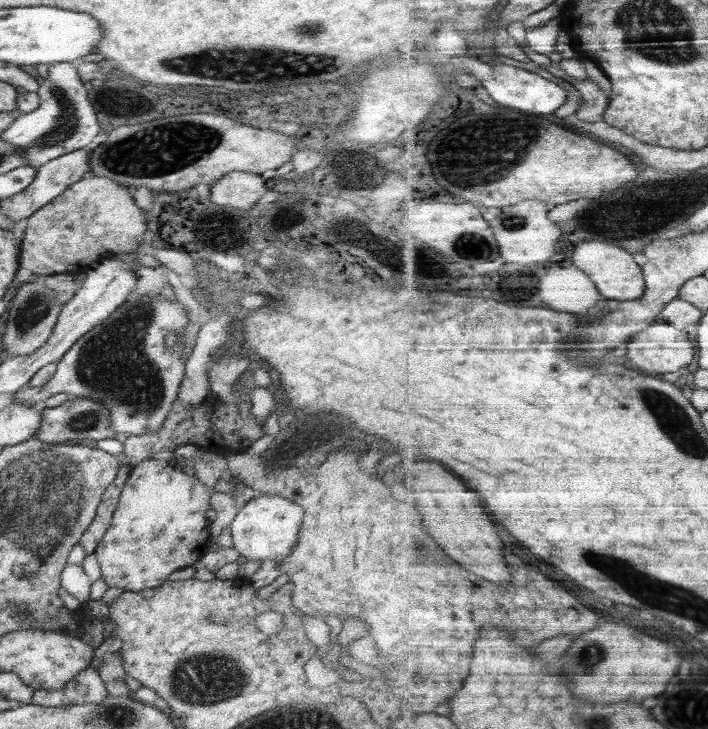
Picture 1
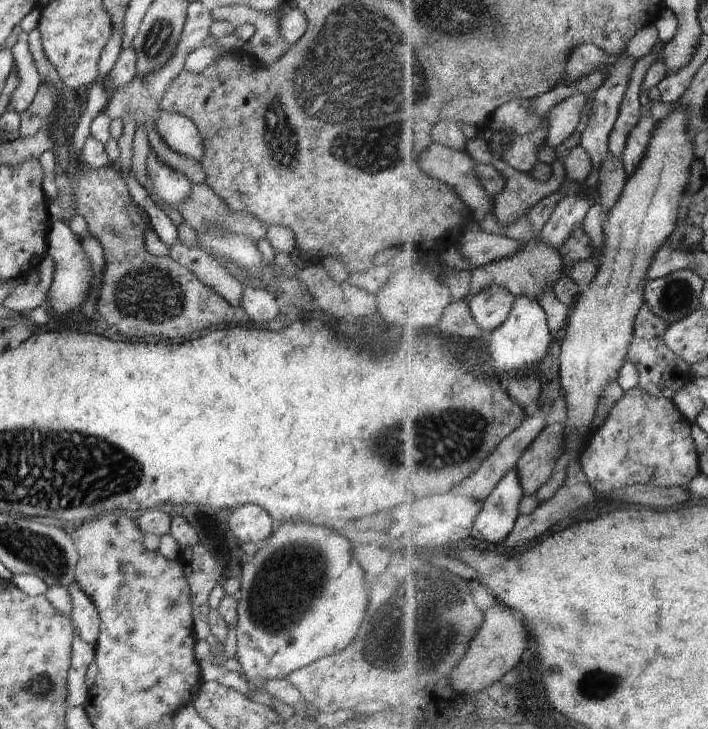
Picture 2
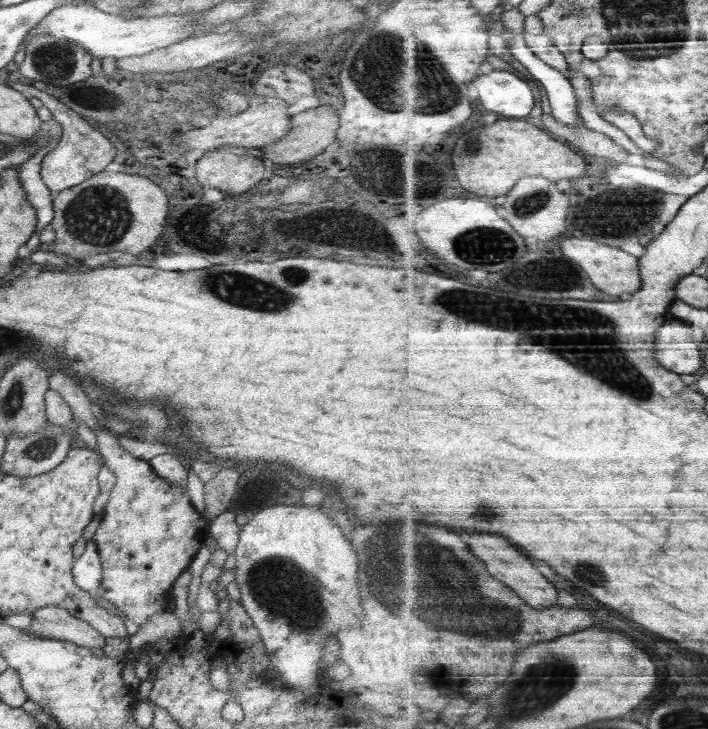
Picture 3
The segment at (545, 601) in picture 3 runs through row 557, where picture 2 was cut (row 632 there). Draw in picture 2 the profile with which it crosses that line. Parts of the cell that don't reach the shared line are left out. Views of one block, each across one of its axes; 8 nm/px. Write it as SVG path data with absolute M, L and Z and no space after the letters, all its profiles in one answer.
M504 606L490 608L486 614L486 624L470 644L470 650L462 664L454 669L454 688L462 694L477 695L488 686L500 683L510 670L520 664L522 654L526 652L526 634L528 628L518 614L506 610Z

